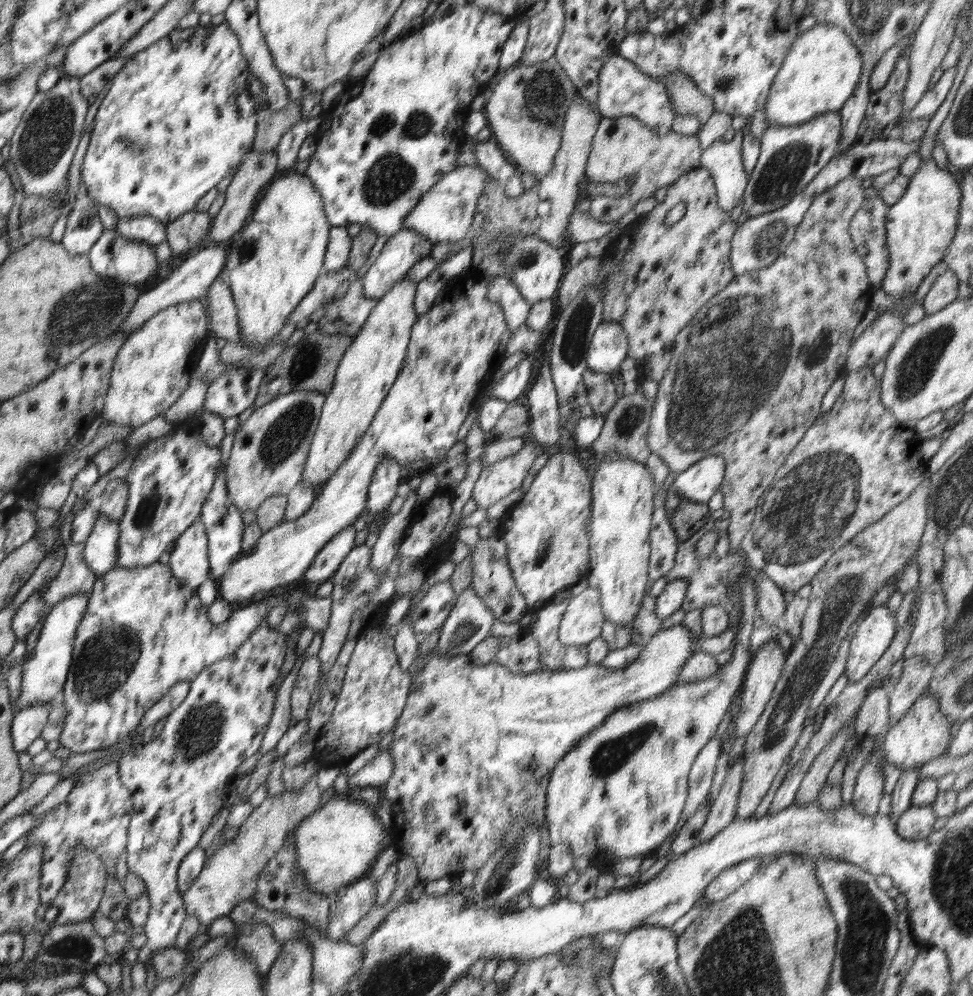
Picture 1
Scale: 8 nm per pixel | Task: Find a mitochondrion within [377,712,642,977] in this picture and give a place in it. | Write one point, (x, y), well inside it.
(507, 864)

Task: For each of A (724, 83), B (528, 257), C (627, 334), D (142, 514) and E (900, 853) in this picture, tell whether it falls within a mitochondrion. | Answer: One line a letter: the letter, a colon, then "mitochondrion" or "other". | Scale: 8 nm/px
A: mitochondrion
B: mitochondrion
C: other
D: mitochondrion
E: other

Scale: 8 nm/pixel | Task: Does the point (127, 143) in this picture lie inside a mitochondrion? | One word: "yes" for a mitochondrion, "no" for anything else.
yes

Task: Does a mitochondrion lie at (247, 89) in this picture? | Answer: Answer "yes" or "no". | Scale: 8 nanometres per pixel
no

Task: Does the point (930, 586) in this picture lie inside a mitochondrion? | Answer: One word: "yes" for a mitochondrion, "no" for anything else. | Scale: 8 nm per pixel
no

